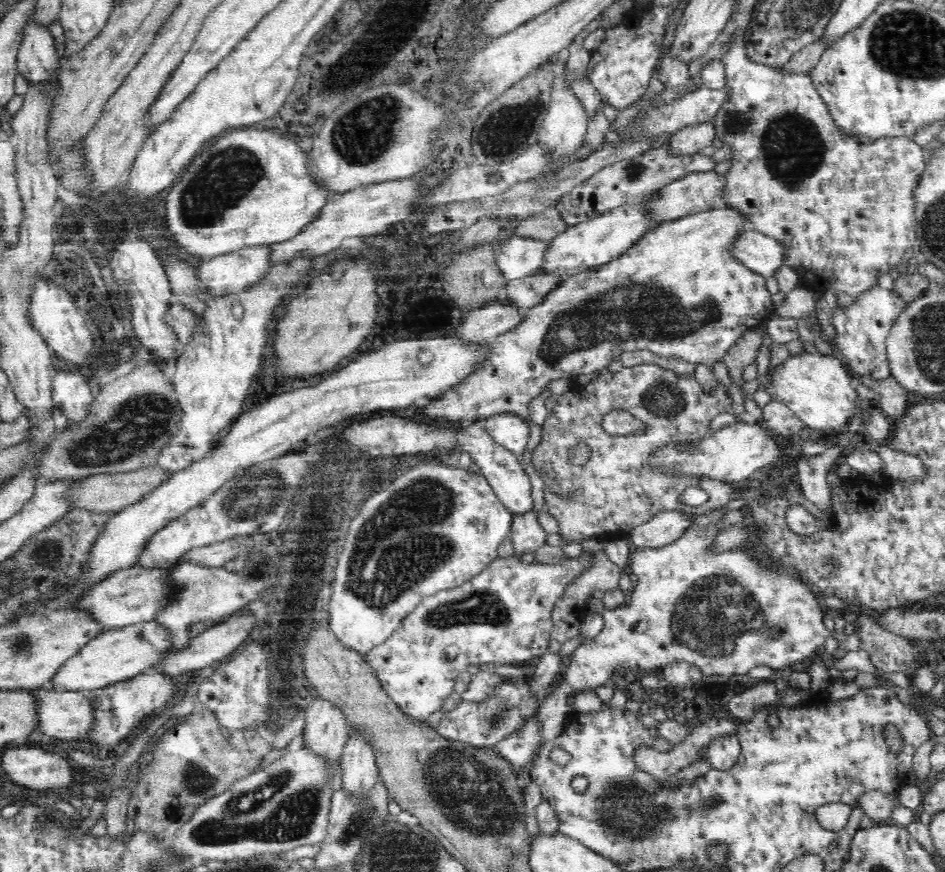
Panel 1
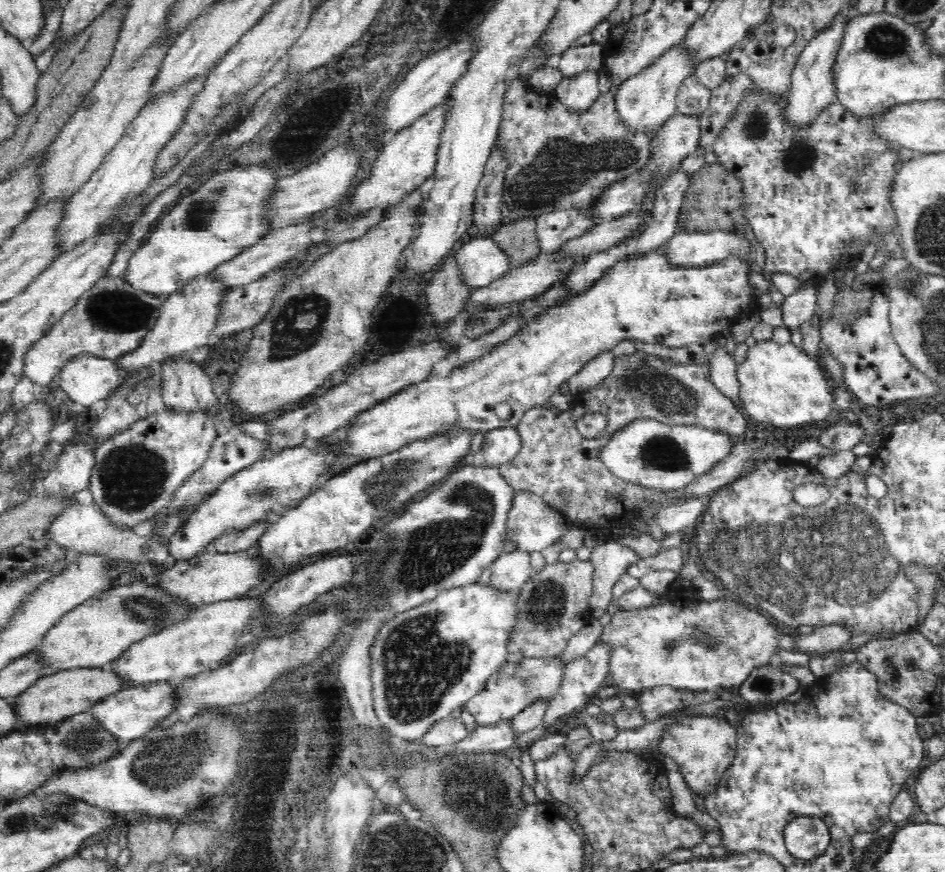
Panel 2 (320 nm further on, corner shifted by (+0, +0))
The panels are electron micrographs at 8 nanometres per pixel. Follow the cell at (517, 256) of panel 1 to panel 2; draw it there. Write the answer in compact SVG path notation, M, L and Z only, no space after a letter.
M491 238L466 241L455 254L464 283L473 289L501 279L510 268L510 255Z

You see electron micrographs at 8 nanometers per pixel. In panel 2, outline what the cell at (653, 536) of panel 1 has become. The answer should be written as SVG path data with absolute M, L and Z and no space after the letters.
M606 539L605 543L591 550L590 561L596 567L594 570L594 590L591 596L590 613L599 619L611 603L612 588L620 576L636 562L640 555L634 548L622 545L618 541Z

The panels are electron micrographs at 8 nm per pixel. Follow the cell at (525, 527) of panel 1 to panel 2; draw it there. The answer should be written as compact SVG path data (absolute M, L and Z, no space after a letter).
M504 550L490 567L490 583L506 591L520 589L533 573L530 553L523 550Z

